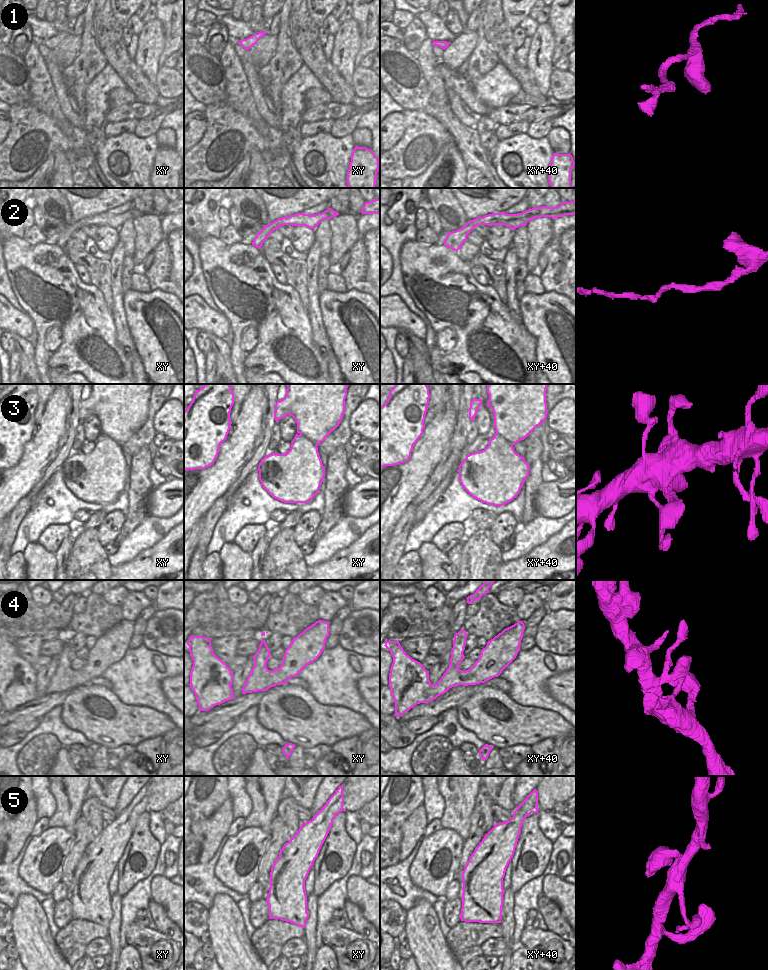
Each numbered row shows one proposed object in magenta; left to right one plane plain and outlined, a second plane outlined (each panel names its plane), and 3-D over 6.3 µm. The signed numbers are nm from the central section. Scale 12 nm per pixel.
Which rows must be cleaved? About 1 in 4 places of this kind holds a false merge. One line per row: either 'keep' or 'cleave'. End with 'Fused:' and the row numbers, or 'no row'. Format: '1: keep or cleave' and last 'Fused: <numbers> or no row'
1: keep
2: keep
3: keep
4: keep
5: keep
Fused: no row

